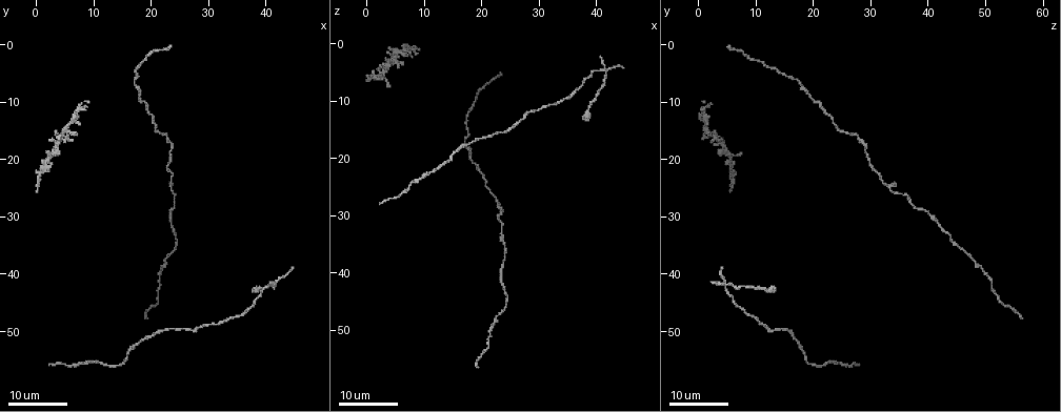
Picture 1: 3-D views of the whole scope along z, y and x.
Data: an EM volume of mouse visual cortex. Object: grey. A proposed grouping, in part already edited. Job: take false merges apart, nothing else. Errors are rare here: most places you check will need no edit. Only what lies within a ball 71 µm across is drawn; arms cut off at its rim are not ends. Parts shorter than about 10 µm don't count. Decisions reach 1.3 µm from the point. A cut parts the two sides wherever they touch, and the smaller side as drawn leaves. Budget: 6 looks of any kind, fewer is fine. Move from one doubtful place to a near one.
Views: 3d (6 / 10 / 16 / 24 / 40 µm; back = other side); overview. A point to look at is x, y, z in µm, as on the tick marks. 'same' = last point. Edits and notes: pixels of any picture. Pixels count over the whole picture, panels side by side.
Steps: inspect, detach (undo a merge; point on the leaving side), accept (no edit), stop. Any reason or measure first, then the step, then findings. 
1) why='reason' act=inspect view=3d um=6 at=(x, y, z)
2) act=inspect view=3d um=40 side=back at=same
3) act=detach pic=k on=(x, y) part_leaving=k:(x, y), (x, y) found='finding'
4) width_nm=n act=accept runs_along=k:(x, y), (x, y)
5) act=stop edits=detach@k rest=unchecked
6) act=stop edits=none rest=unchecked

act=inspect view=3d um=24 at=(21.5, 50.0, 16.0)

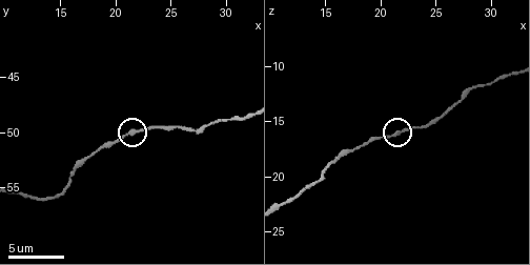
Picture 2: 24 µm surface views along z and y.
act=inspect view=3d um=6 at=(21.6, 50.0, 15.8)

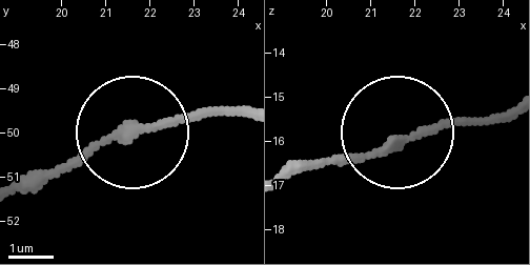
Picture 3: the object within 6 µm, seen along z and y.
act=accept found='continuous, no second neuron'

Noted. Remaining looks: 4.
why='sudden change in width' act=inspect view=3d um=6 at=(28.4, 49.2, 12.0)

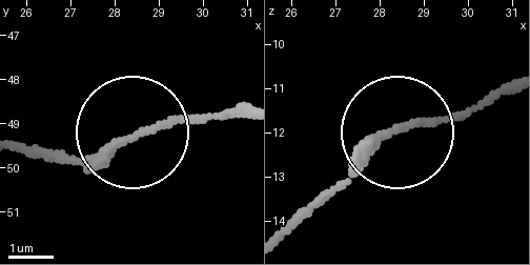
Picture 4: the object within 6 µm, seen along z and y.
act=inspect view=3d um=6 side=back at=(28.35, 49.30, 11.95)

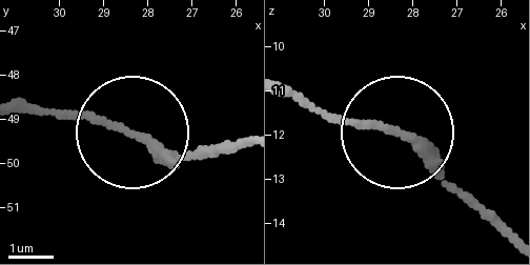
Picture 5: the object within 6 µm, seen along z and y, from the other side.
act=accept found='one neuron here'

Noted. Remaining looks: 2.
act=inspect view=3d um=24 at=(23.5, 26.0, 34.0)

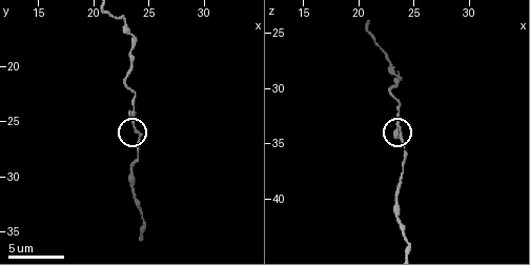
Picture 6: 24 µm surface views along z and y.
act=inspect view=3d um=10 at=(23.6, 25.6, 33.6)

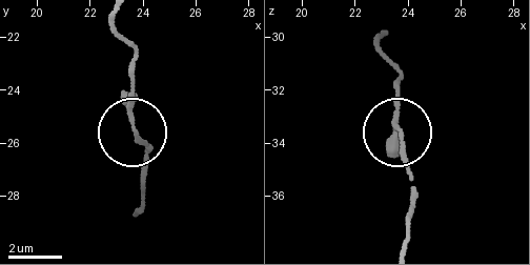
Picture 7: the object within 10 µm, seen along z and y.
act=accept found='all the same neuron'

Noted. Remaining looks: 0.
act=stop edits=none rest=unchecked

